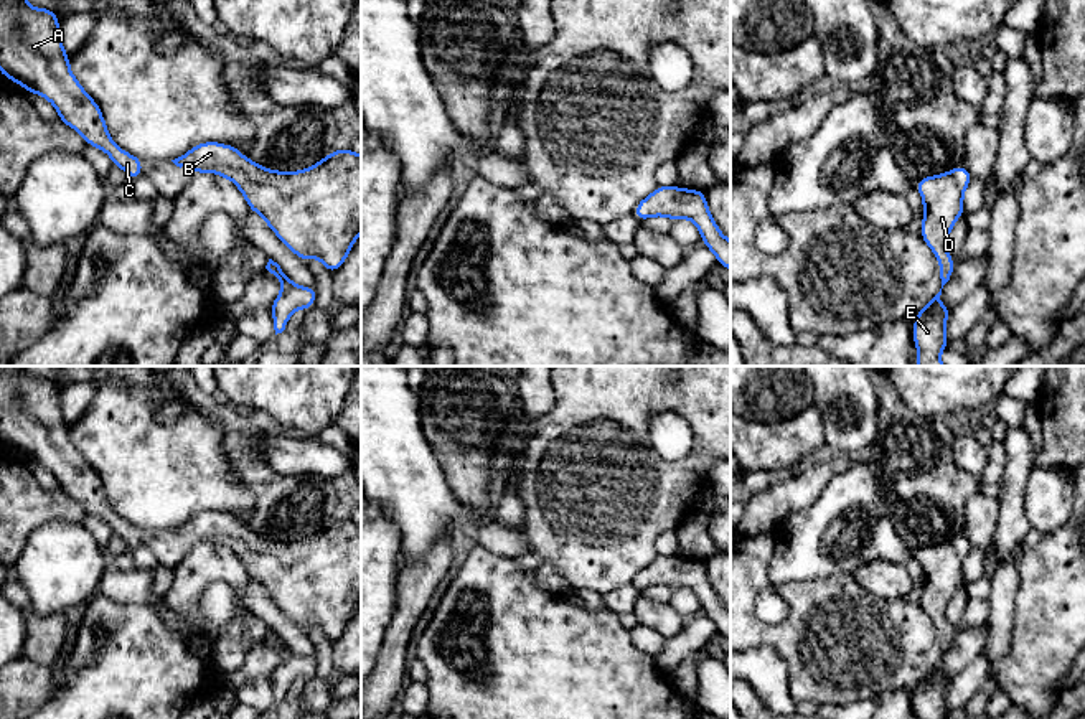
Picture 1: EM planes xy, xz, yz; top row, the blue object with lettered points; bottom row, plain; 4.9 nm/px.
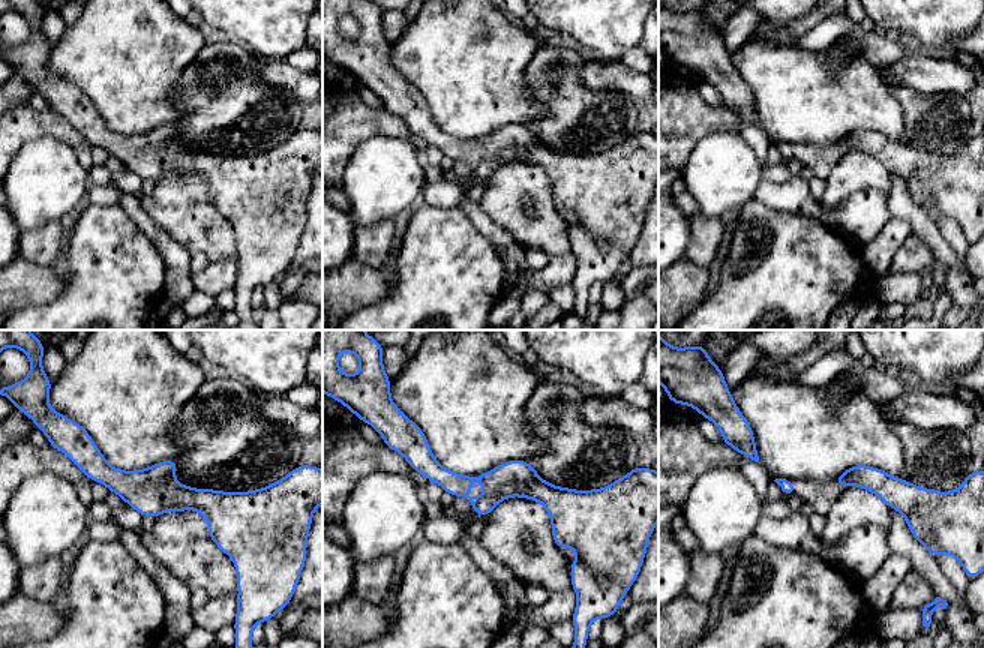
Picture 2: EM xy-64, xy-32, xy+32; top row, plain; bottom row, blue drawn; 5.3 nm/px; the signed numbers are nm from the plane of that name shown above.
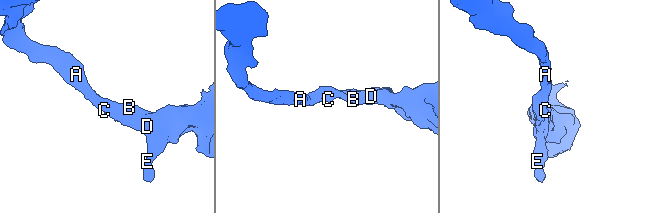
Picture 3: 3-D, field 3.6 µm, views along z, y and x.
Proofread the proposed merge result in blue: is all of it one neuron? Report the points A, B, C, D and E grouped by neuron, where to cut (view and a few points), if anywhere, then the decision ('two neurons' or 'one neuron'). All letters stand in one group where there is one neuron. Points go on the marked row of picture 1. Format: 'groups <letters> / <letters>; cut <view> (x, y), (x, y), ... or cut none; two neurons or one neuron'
groups A B C D E; cut none; one neuron

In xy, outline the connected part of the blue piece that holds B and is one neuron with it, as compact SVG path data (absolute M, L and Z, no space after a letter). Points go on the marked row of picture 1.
M203 142L171 160L195 175L209 172L236 183L249 211L259 213L277 237L303 262L318 257L325 269L336 272L361 233L361 155L351 148L333 150L302 172L275 172L244 157L236 147Z

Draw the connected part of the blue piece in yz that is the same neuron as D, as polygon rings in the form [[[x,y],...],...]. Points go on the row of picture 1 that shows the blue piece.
[[[958,165],[951,172],[915,181],[923,200],[920,236],[938,259],[942,289],[956,267],[945,242],[956,219],[965,213],[963,195],[971,178],[966,167]]]

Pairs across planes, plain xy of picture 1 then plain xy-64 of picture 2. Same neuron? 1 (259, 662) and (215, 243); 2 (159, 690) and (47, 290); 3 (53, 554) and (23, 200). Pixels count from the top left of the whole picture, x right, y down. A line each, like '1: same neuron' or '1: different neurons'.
1: different neurons
2: different neurons
3: same neuron

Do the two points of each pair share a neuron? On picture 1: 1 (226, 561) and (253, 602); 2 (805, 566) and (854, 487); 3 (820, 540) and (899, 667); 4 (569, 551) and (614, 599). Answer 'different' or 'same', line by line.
1: different
2: same
3: different
4: different

